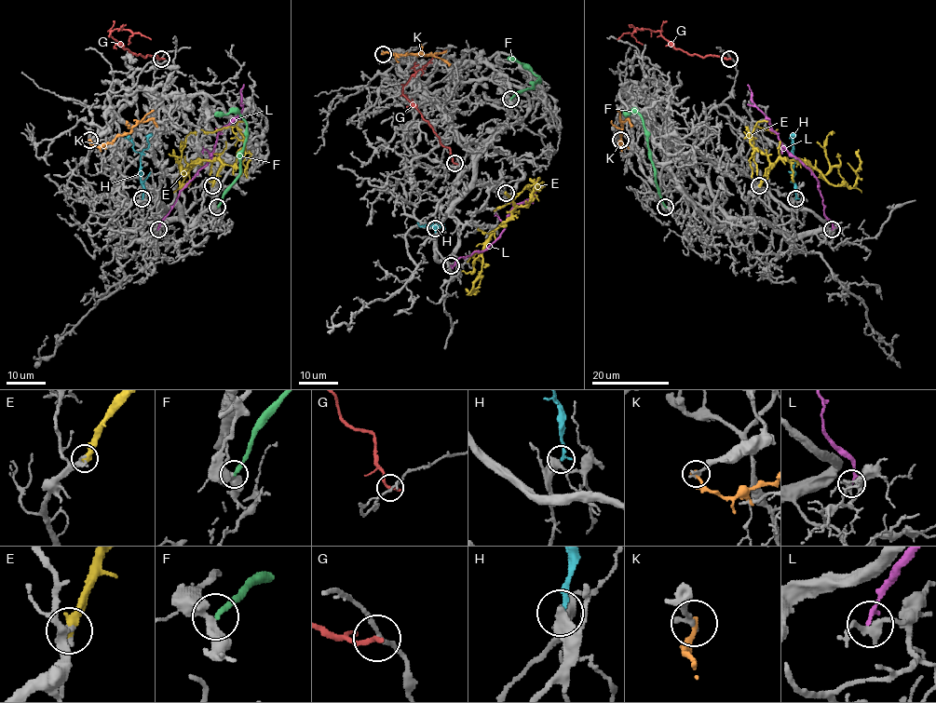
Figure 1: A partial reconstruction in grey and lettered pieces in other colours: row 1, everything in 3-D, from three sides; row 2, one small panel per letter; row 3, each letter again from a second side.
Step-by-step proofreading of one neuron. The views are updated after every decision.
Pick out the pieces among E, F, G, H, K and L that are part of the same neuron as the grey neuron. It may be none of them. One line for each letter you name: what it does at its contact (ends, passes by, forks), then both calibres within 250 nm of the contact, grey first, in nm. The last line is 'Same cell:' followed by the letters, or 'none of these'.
E: it ends there; 320 nm thick on the grey side, 480 nm on the other
H: it ends there; 400 nm thick on the grey side, 240 nm on the other
Same cell: E, H

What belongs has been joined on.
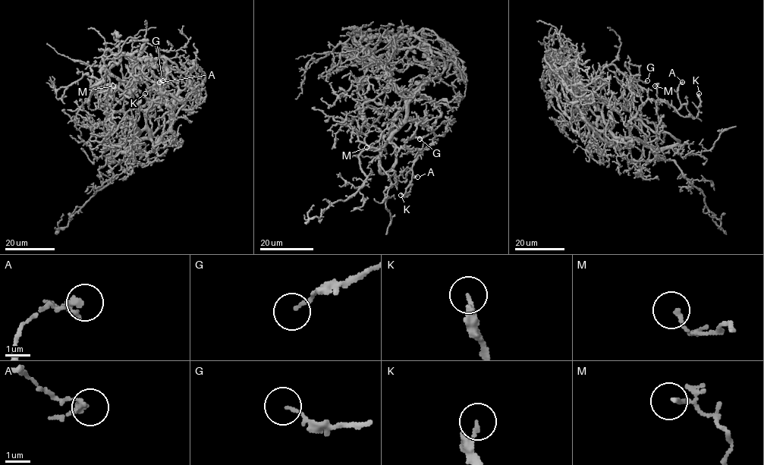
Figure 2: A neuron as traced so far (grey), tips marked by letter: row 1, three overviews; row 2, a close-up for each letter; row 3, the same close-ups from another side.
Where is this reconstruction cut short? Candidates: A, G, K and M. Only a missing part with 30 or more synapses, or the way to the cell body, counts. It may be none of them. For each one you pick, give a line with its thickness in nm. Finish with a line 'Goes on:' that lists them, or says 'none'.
Goes on: none

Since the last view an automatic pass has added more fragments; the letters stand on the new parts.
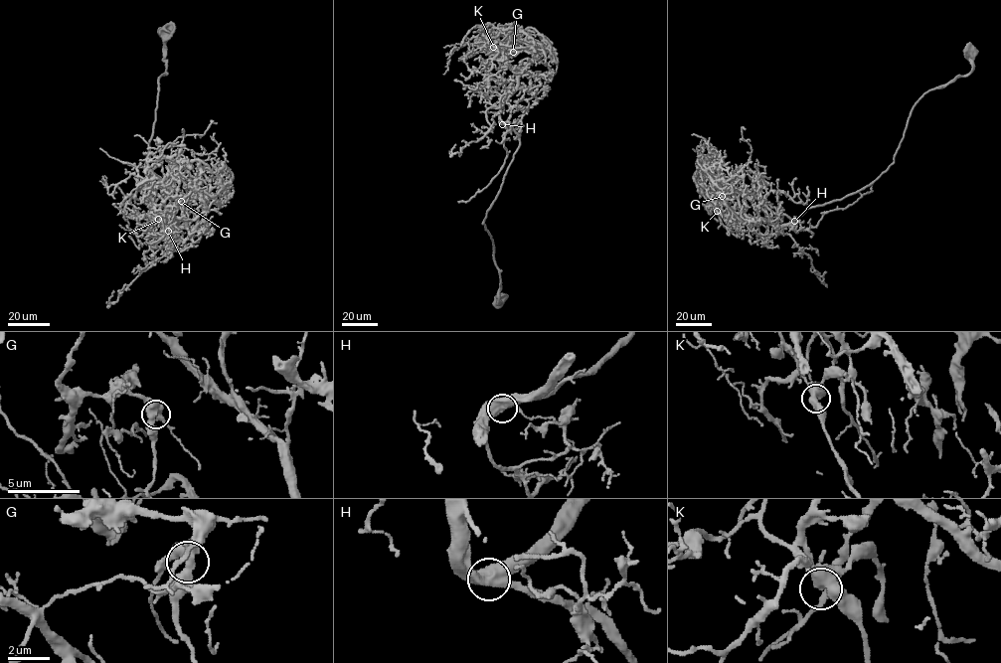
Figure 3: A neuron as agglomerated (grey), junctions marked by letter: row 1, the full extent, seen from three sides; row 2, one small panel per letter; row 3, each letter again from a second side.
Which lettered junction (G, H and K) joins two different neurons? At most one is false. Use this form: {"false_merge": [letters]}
{"false_merge": []}

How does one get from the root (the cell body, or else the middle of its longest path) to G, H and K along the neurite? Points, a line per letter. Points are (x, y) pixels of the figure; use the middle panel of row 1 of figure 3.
G: (498, 302), (499, 270), (482, 222), (519, 145), (500, 119), (517, 83), (501, 52), (513, 52)
H: (498, 302), (499, 270), (494, 259), (492, 240), (482, 222), (519, 145), (519, 136), (502, 123)
K: (498, 302), (499, 270), (482, 222), (519, 138), (500, 119), (517, 74), (493, 47)

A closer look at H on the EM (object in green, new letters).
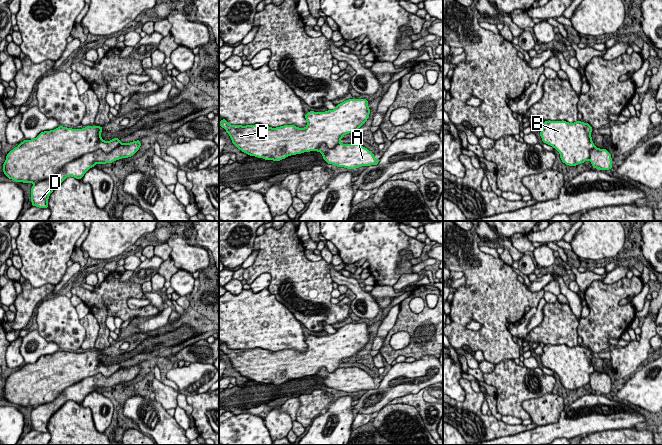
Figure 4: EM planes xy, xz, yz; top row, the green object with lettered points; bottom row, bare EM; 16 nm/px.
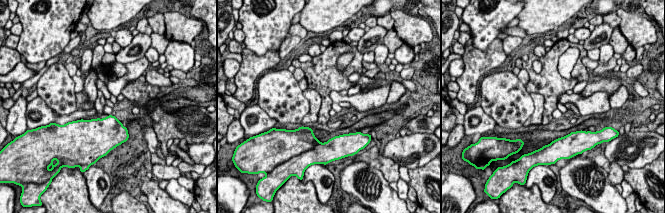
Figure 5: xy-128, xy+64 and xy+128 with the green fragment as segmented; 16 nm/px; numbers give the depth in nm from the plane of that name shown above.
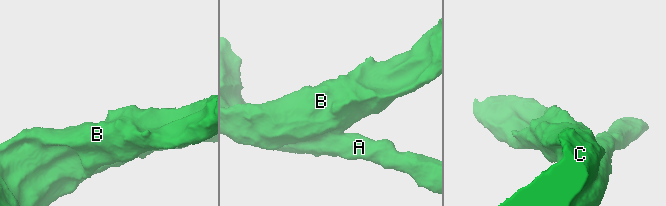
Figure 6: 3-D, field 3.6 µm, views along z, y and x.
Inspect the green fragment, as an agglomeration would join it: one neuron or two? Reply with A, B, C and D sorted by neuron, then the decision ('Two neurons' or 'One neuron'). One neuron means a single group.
Groups: A B C D. One neuron

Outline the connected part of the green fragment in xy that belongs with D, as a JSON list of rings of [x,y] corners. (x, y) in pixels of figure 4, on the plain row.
[[[95,349],[83,353],[63,350],[41,356],[35,363],[24,364],[11,374],[3,388],[3,396],[16,406],[33,407],[31,426],[33,430],[48,432],[48,422],[53,414],[67,401],[82,403],[84,398],[96,388],[112,387],[133,380],[140,372],[140,364],[121,367],[119,362],[104,365],[100,360],[103,351]]]

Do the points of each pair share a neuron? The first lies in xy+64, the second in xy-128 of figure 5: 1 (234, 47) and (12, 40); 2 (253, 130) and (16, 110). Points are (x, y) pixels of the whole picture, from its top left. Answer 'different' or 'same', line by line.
1: same
2: different

